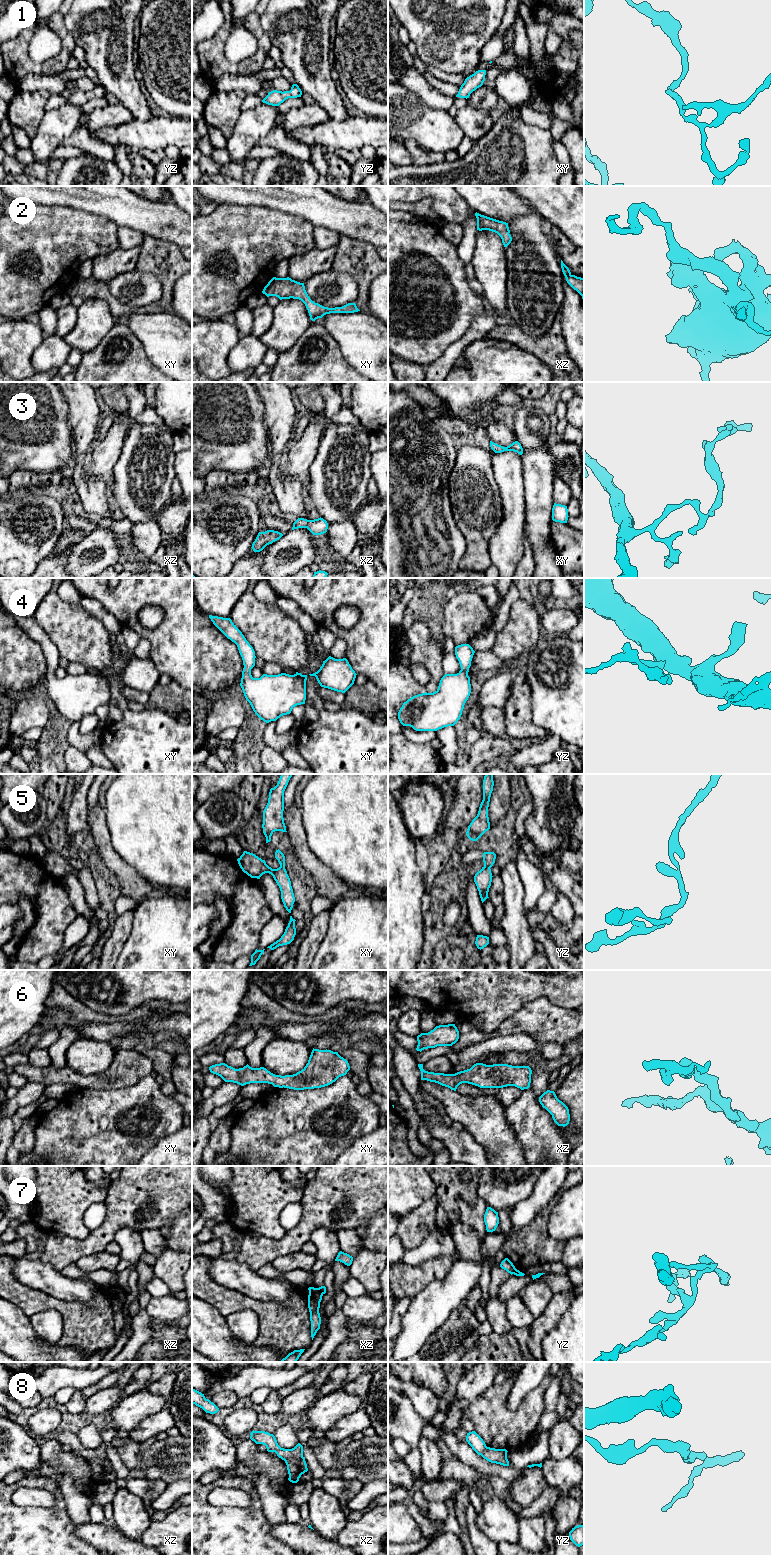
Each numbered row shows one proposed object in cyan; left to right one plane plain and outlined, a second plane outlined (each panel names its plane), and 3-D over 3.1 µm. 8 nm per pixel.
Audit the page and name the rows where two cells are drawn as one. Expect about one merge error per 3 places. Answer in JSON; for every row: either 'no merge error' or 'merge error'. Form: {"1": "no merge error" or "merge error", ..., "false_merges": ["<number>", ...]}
{"1": "no merge error", "2": "no merge error", "3": "no merge error", "4": "no merge error", "5": "no merge error", "6": "no merge error", "7": "merge error", "8": "merge error", "false_merges": ["7", "8"]}

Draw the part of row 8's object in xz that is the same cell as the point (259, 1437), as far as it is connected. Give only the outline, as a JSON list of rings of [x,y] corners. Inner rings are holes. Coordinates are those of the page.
[[[252,1431],[250,1433],[250,1439],[256,1444],[263,1444],[266,1446],[268,1452],[275,1452],[282,1460],[288,1460],[290,1458],[299,1458],[303,1456],[303,1446],[298,1443],[292,1449],[281,1448],[275,1436],[265,1431]]]

